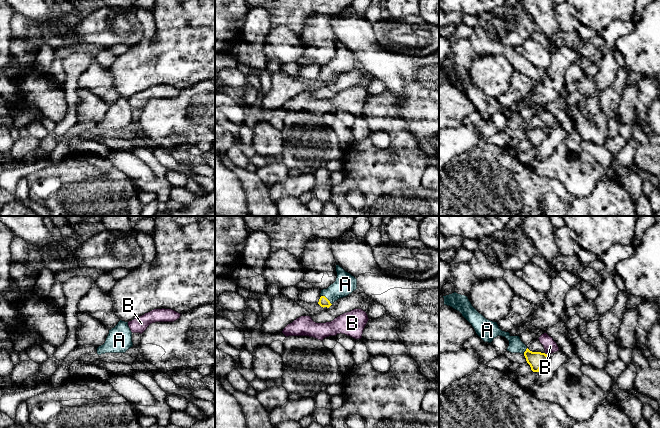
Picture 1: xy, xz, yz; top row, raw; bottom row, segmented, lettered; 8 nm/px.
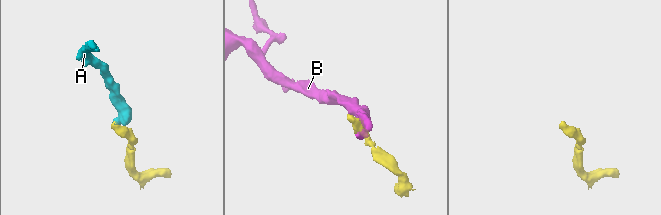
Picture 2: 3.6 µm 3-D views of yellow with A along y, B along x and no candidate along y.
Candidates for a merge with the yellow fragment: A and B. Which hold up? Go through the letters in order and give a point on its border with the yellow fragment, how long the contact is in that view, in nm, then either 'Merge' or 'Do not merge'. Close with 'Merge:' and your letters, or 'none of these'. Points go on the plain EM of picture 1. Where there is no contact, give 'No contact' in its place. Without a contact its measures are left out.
A: Touches yellow at xz (327, 75). Shared border 120 nm. Merge
B: Touches yellow at yz (546, 130). Shared border 30 nm. Do not merge
Merge: A

